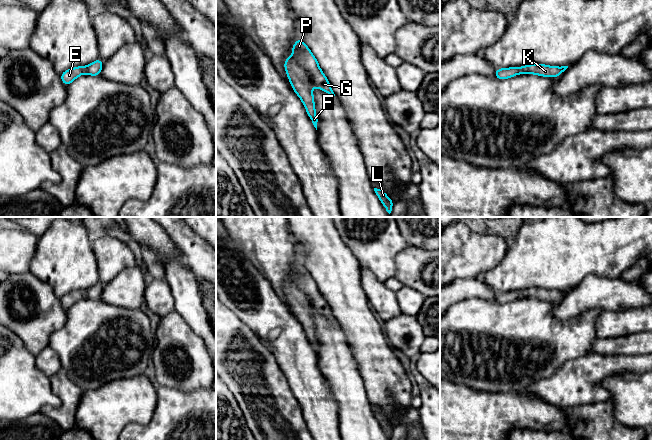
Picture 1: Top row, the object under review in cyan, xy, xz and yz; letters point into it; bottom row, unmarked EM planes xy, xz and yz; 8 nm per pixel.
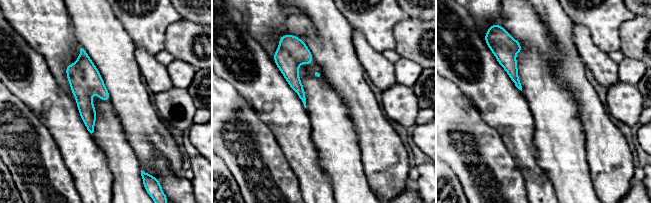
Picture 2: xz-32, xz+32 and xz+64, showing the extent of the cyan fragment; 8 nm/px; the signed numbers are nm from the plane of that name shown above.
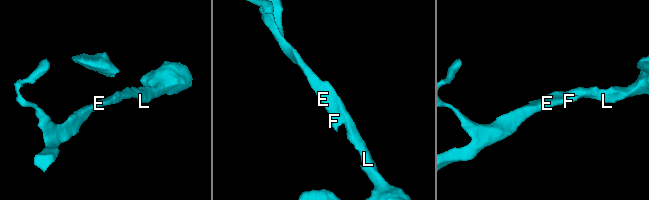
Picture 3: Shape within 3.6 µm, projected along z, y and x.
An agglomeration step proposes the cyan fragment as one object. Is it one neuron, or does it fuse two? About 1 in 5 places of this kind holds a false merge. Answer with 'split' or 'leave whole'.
leave whole

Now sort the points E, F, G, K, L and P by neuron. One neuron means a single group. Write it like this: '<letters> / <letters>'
E F G K L P

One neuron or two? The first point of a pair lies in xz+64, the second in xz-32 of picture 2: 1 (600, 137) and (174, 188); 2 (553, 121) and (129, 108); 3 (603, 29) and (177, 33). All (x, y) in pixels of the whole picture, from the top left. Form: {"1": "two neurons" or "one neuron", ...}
{"1": "two neurons", "2": "two neurons", "3": "two neurons"}

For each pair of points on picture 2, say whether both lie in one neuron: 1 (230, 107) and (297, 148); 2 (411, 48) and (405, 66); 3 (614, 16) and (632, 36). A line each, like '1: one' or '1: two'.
1: two
2: two
3: two

